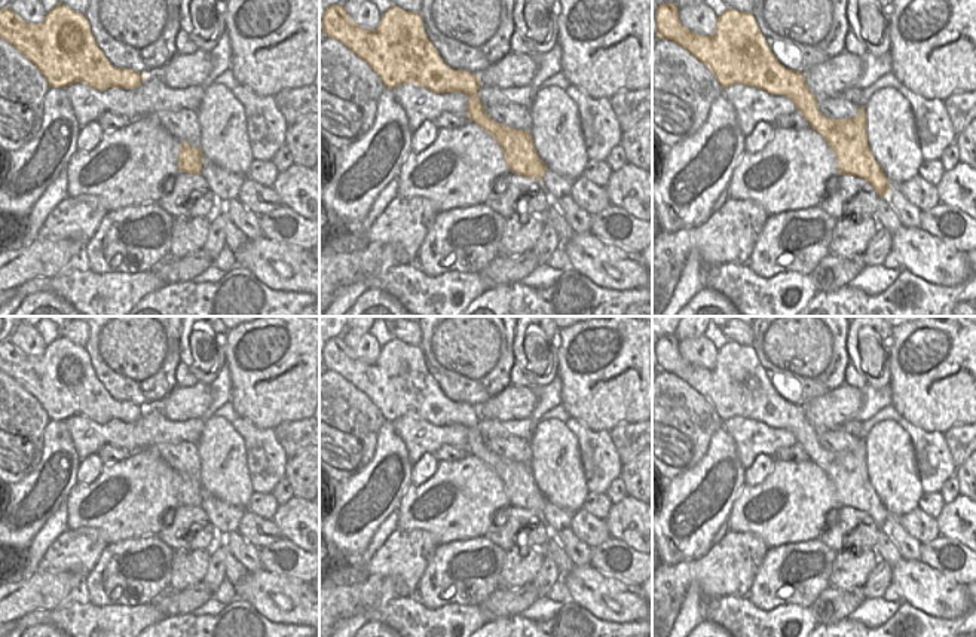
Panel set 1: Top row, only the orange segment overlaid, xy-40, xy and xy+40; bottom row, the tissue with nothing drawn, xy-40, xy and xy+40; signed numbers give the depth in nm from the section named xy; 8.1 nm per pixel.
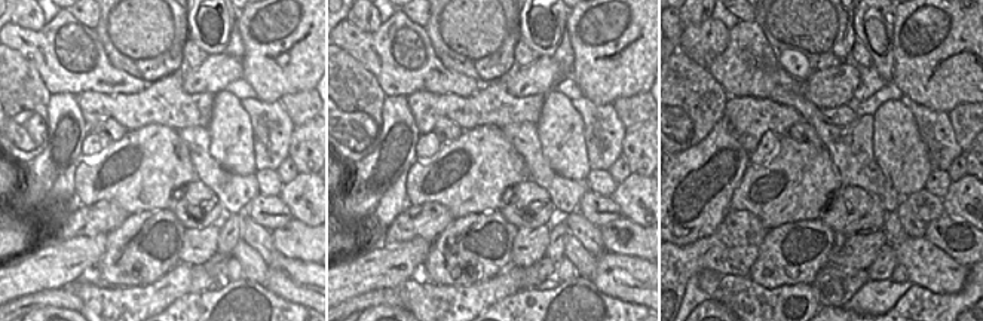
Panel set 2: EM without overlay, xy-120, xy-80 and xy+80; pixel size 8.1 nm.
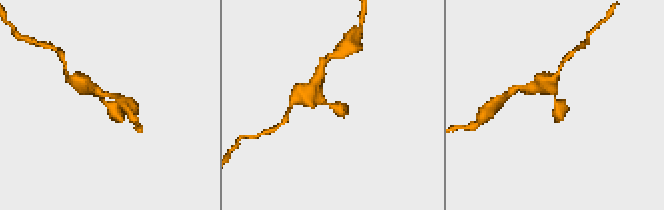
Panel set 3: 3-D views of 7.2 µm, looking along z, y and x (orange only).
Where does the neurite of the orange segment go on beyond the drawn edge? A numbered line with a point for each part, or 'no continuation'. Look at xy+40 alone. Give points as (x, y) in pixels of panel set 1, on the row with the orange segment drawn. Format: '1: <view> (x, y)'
no continuation

